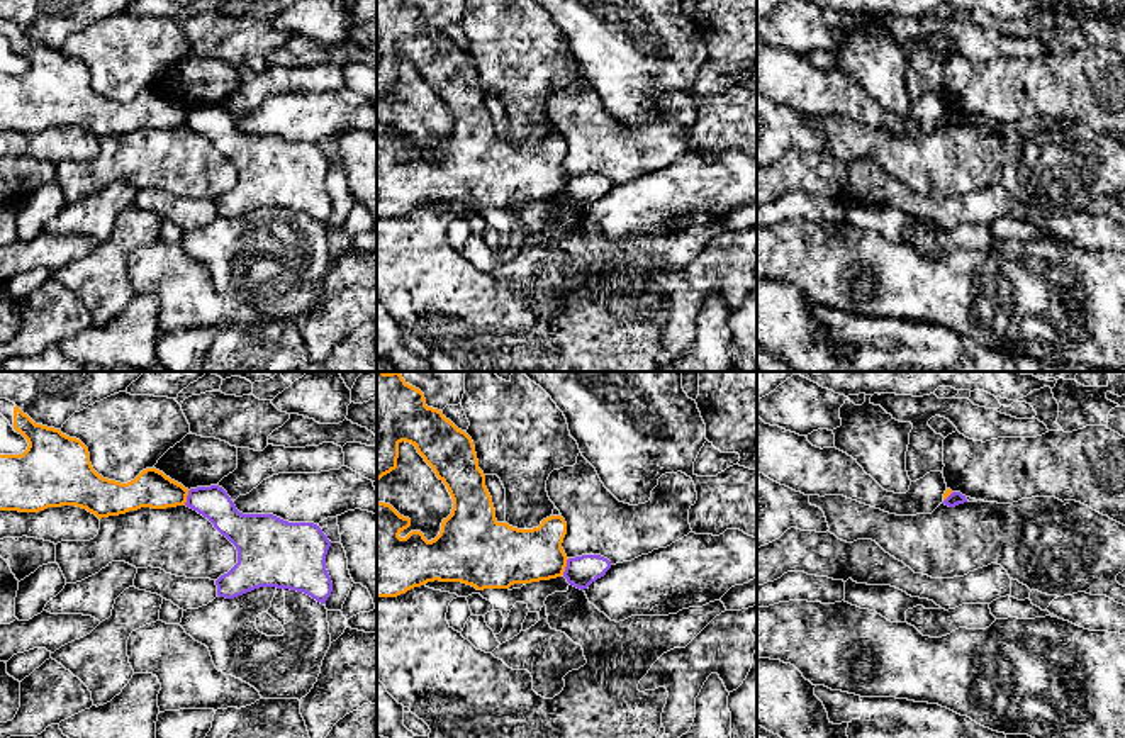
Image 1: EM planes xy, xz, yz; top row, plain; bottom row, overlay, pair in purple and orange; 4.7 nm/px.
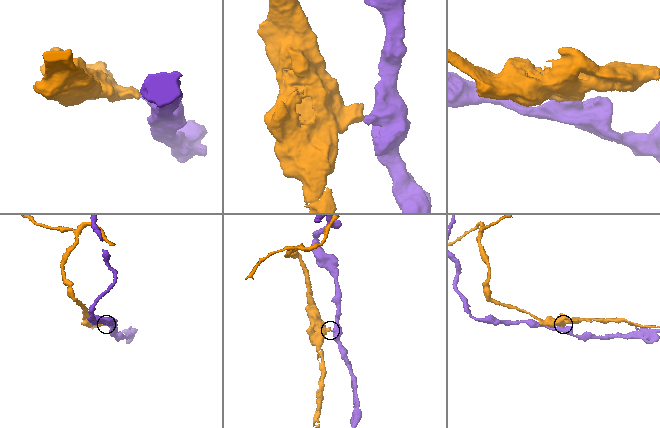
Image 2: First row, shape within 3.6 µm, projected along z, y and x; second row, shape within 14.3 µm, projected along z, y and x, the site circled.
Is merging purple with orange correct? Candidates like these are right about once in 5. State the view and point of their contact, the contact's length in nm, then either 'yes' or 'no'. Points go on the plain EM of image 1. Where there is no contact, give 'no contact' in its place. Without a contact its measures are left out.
xz (565, 187) | 90 nm | no

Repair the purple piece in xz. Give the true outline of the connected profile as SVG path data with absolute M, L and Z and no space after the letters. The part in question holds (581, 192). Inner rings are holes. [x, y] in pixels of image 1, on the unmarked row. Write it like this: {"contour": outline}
{"contour": "M582 175L567 180L563 197L567 202L580 210L587 209L592 202L604 197L611 188L611 182L601 175Z"}

